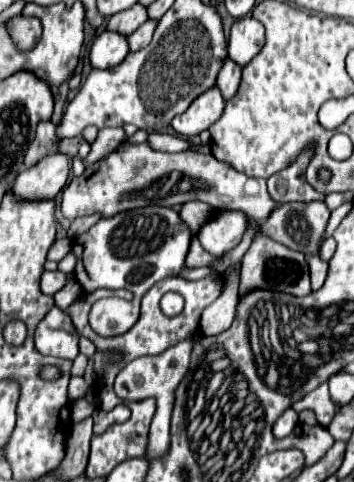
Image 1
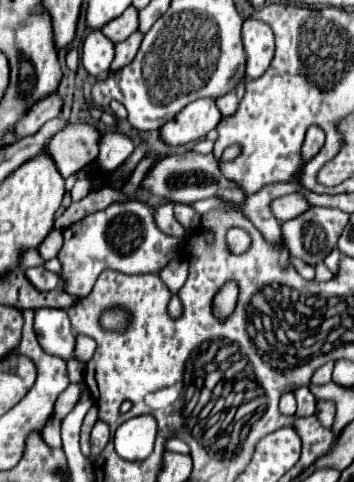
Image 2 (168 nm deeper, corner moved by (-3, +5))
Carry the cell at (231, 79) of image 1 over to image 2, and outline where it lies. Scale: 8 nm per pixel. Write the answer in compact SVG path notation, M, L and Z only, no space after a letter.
M241 81L231 93L227 93L227 95L223 95L223 97L219 97L219 99L215 101L223 117L229 117L229 115L233 115L233 113L237 111L239 101L243 99L243 93L245 93L245 81Z

